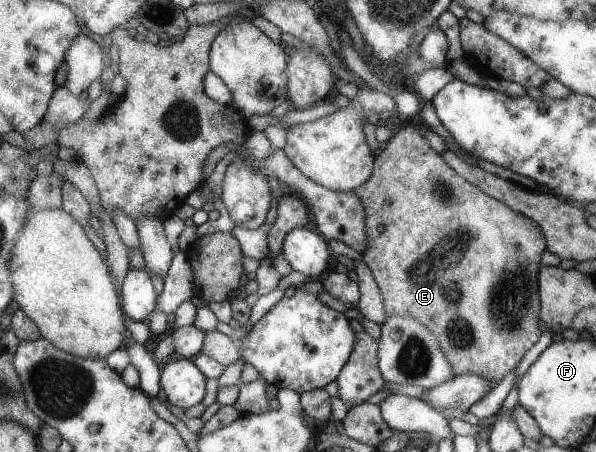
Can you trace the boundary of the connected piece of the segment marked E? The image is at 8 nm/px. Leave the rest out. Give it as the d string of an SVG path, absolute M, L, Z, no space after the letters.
M406 125L386 141L384 148L376 155L373 173L364 184L358 185L352 192L355 192L356 196L362 200L364 210L366 210L367 249L364 249L362 254L358 254L358 257L366 264L373 276L386 316L414 319L432 334L447 363L452 367L454 375L462 373L478 375L495 387L505 374L517 366L520 358L526 354L526 350L534 346L540 336L538 296L530 294L530 274L534 272L534 282L536 282L536 272L538 272L538 262L540 262L538 256L542 250L546 250L546 239L543 237L539 224L513 211L506 203L484 194L479 187L468 184L468 181L452 170L451 166L448 166L443 158L440 158L424 142L424 138L416 130Z

